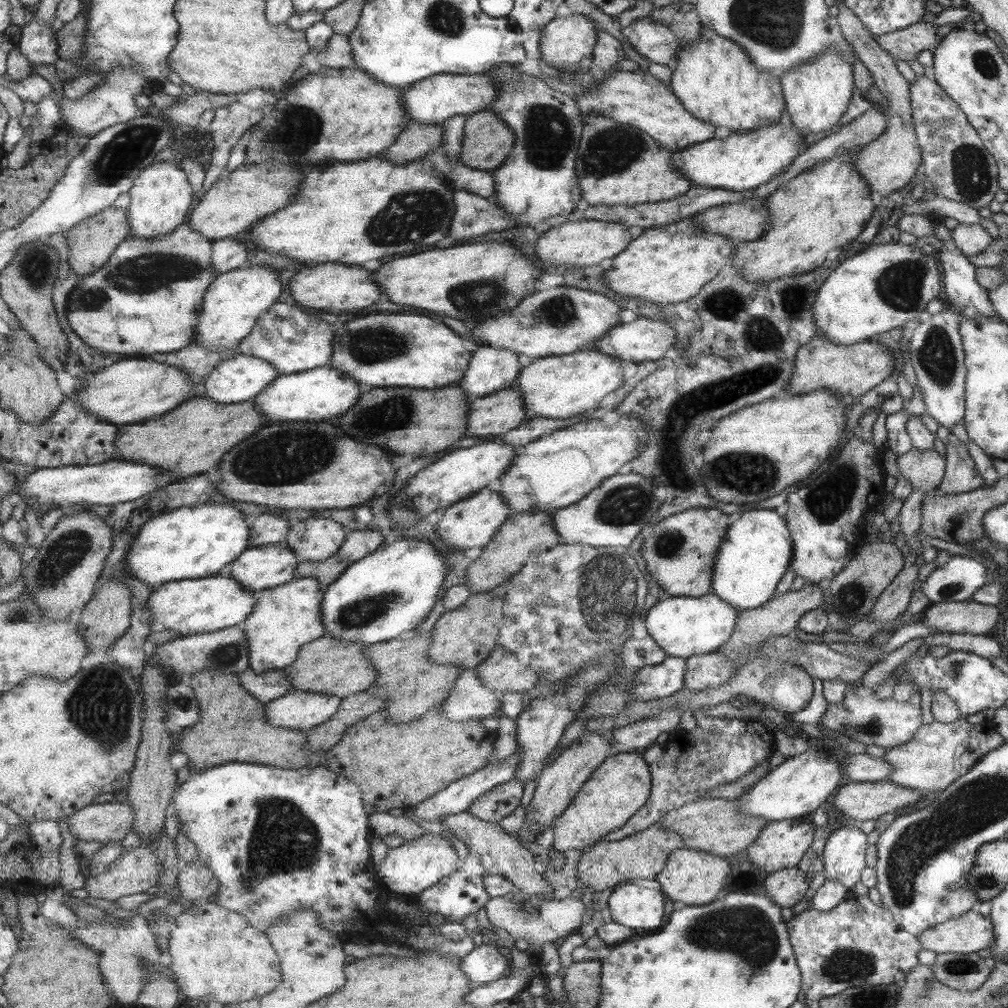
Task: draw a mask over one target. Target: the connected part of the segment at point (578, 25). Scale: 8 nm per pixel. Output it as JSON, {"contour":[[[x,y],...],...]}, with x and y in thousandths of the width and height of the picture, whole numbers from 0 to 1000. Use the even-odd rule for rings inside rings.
{"contour":[[[579,14],[551,17],[538,32],[538,58],[552,68],[569,69],[588,57],[591,28]]]}

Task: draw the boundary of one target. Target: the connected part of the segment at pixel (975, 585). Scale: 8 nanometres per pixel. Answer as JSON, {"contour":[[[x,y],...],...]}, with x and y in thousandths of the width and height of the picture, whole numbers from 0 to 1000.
{"contour":[[[945,551],[914,577],[903,581],[904,587],[912,583],[922,599],[955,597],[961,594],[977,577],[977,563],[961,553]]]}

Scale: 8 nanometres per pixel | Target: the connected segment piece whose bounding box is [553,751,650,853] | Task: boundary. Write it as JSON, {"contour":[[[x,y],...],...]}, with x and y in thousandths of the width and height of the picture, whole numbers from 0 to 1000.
{"contour":[[[613,747],[600,754],[583,770],[565,800],[551,813],[549,840],[553,845],[580,843],[593,833],[616,821],[641,797],[644,767],[638,752],[631,748]]]}

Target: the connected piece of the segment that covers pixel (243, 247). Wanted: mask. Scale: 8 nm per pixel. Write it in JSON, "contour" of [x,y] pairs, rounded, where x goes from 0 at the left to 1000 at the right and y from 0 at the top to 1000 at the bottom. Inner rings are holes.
{"contour":[[[231,235],[221,236],[211,240],[212,276],[235,267],[247,267],[247,248],[245,242],[235,240]]]}

